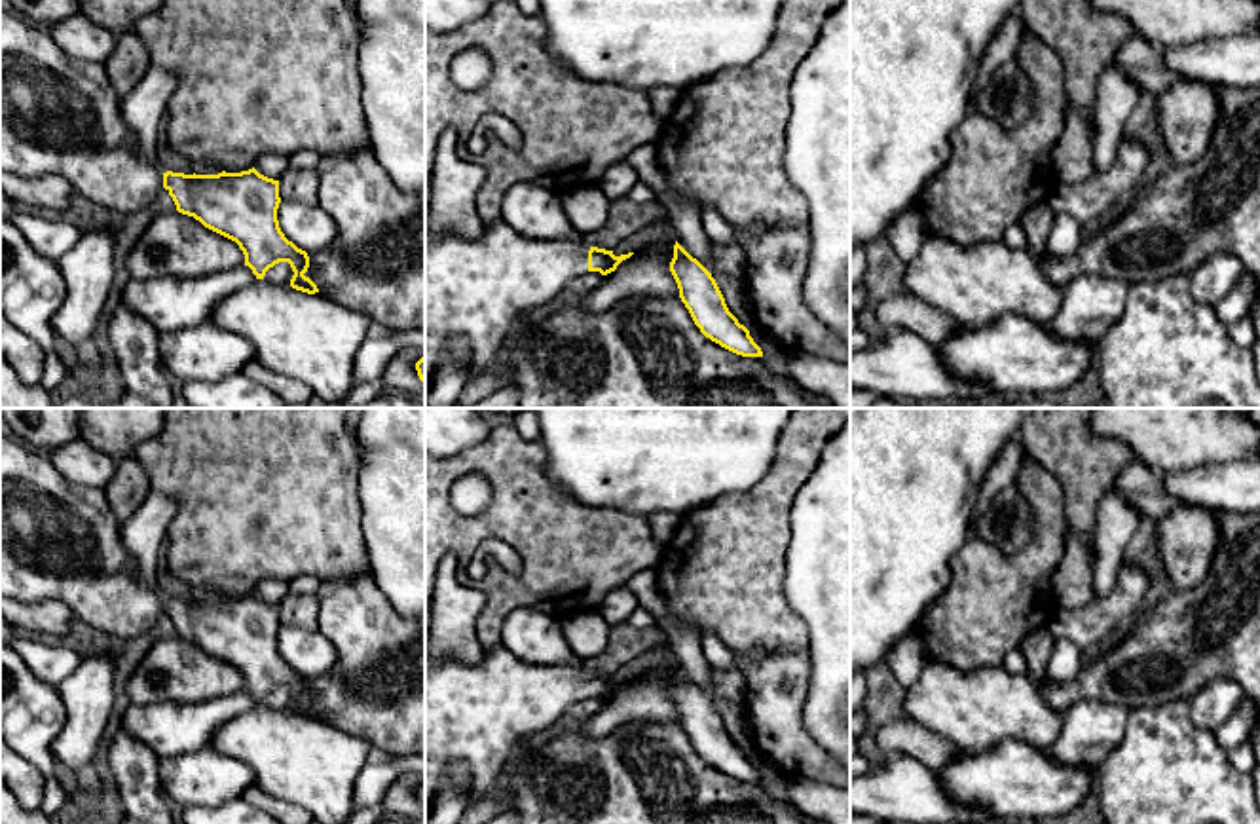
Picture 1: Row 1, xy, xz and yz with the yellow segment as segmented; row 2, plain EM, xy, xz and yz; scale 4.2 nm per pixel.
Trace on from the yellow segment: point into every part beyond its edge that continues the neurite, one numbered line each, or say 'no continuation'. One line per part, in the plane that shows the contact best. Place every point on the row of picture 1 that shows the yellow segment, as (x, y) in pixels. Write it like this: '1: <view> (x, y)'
1: xz (481, 287)

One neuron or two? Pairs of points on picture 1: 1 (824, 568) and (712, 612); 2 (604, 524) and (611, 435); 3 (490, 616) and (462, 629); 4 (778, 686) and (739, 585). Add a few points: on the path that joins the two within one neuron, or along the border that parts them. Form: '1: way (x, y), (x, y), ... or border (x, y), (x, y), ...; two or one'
1: border (788, 542), (784, 600), (803, 625); two
2: border (564, 490), (589, 505), (611, 505), (648, 517); two
3: border (484, 606), (475, 625), (475, 638), (481, 646); two
4: border (805, 648), (765, 650), (756, 657); two

